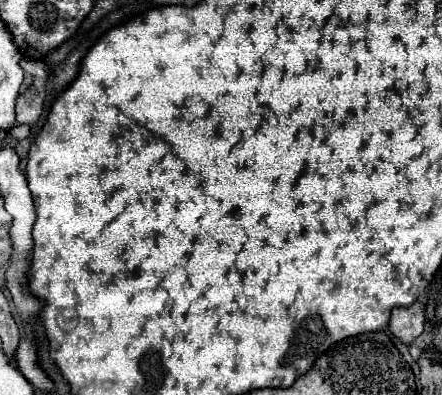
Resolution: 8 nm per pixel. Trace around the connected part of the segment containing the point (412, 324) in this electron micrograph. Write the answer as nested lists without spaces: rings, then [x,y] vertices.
[[[417,301],[411,307],[393,309],[391,321],[389,321],[389,331],[401,343],[409,345],[415,337],[419,337],[425,331],[425,305]]]

